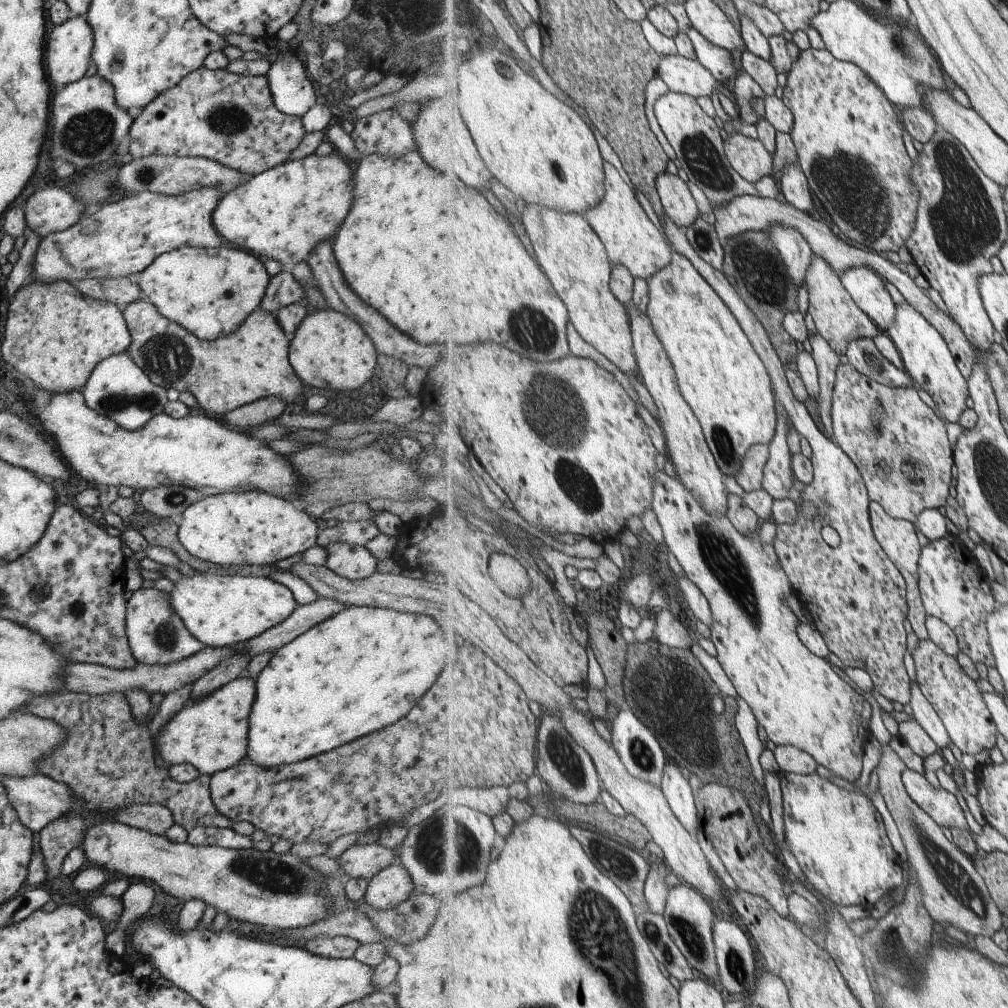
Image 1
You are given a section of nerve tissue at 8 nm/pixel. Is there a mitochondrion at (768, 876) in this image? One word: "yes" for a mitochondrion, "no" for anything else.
no

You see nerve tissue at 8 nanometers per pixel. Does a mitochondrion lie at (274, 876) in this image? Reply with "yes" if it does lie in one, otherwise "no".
yes

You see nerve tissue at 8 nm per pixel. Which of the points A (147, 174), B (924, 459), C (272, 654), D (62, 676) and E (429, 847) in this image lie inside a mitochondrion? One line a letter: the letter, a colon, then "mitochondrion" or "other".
A: mitochondrion
B: other
C: other
D: other
E: mitochondrion

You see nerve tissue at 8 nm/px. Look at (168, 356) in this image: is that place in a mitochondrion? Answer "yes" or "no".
yes

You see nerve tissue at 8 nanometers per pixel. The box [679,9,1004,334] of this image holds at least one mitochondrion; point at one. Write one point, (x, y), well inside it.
(964, 222)

